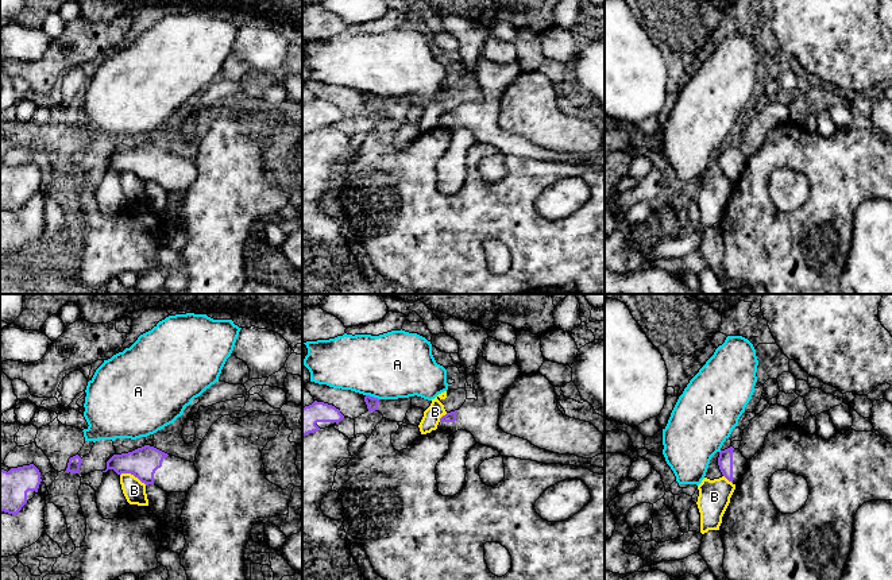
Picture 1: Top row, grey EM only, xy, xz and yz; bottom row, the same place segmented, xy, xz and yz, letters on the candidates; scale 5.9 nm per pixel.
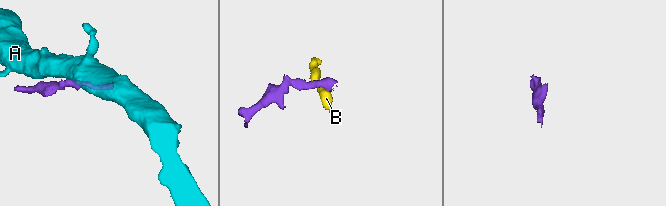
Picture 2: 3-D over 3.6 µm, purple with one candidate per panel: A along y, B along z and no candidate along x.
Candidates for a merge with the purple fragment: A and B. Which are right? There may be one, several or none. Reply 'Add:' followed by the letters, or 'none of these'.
Add: none of these

